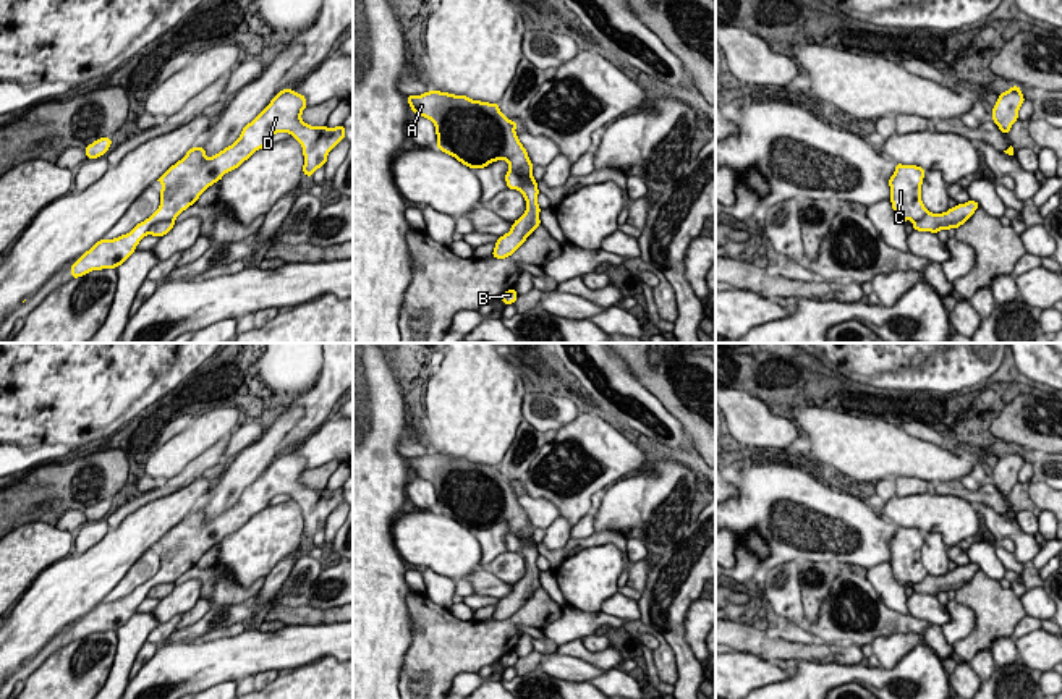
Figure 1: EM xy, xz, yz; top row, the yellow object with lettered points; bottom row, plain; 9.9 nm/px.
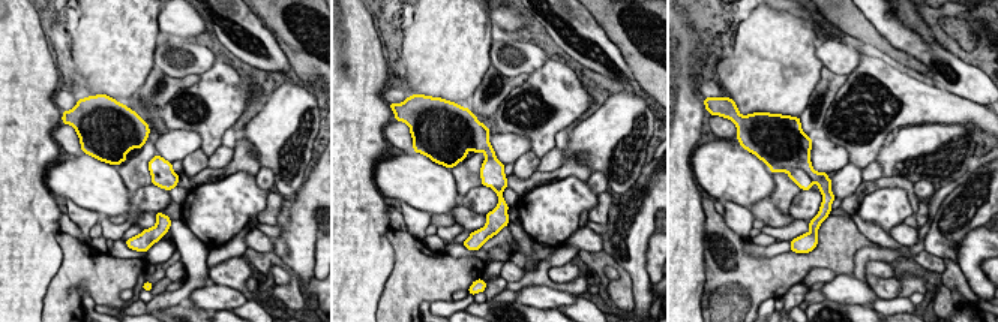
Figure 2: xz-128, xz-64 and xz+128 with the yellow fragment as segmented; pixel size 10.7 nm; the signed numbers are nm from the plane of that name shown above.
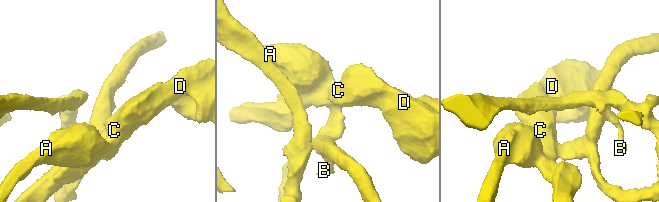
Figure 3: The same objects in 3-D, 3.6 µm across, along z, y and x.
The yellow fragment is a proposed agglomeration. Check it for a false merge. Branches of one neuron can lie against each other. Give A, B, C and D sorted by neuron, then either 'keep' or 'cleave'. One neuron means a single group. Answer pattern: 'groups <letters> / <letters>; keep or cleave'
groups A B / C D; cleave

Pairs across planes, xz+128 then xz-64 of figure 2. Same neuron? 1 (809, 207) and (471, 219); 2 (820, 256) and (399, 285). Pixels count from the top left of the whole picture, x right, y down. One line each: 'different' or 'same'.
1: different
2: same

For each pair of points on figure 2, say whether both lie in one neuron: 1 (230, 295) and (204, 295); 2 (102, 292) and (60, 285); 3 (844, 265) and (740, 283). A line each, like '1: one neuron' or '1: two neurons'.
1: one neuron
2: one neuron
3: one neuron

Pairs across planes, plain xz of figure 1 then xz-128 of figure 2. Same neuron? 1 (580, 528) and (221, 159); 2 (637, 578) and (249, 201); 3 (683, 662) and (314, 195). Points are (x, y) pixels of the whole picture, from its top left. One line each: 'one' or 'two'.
1: one
2: two
3: one

